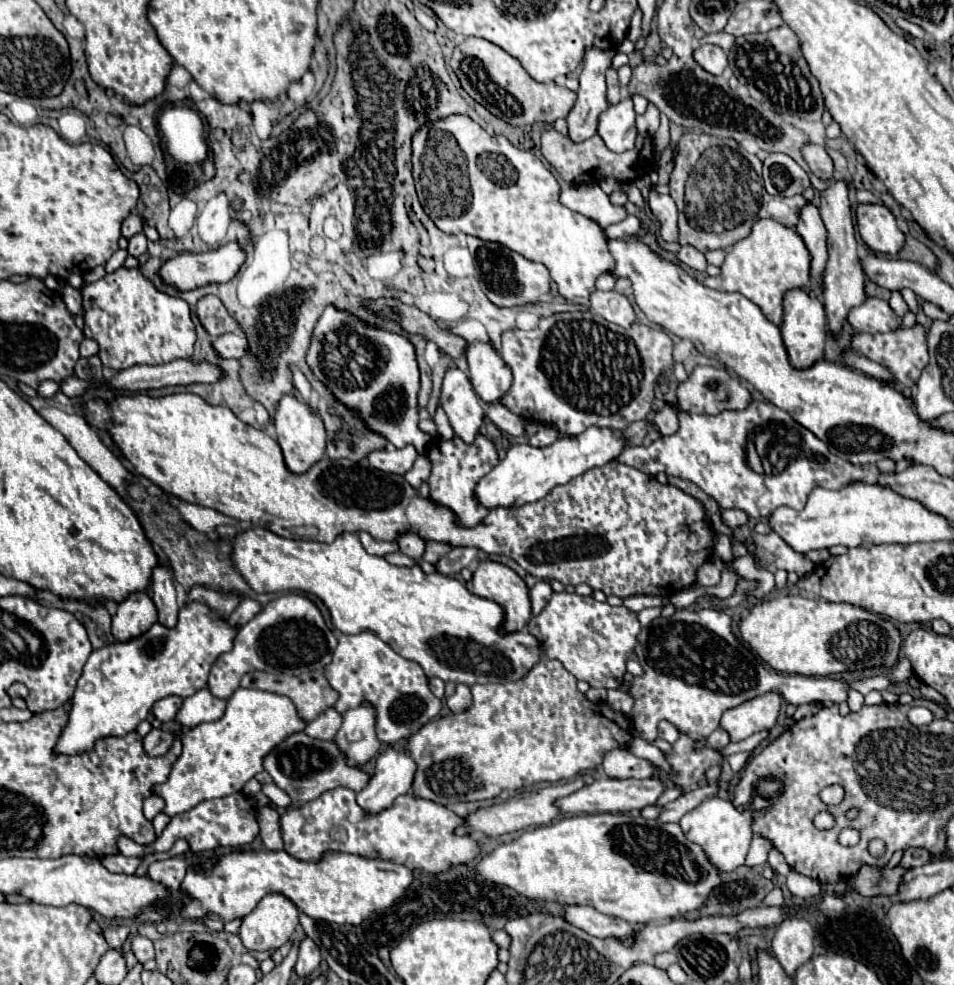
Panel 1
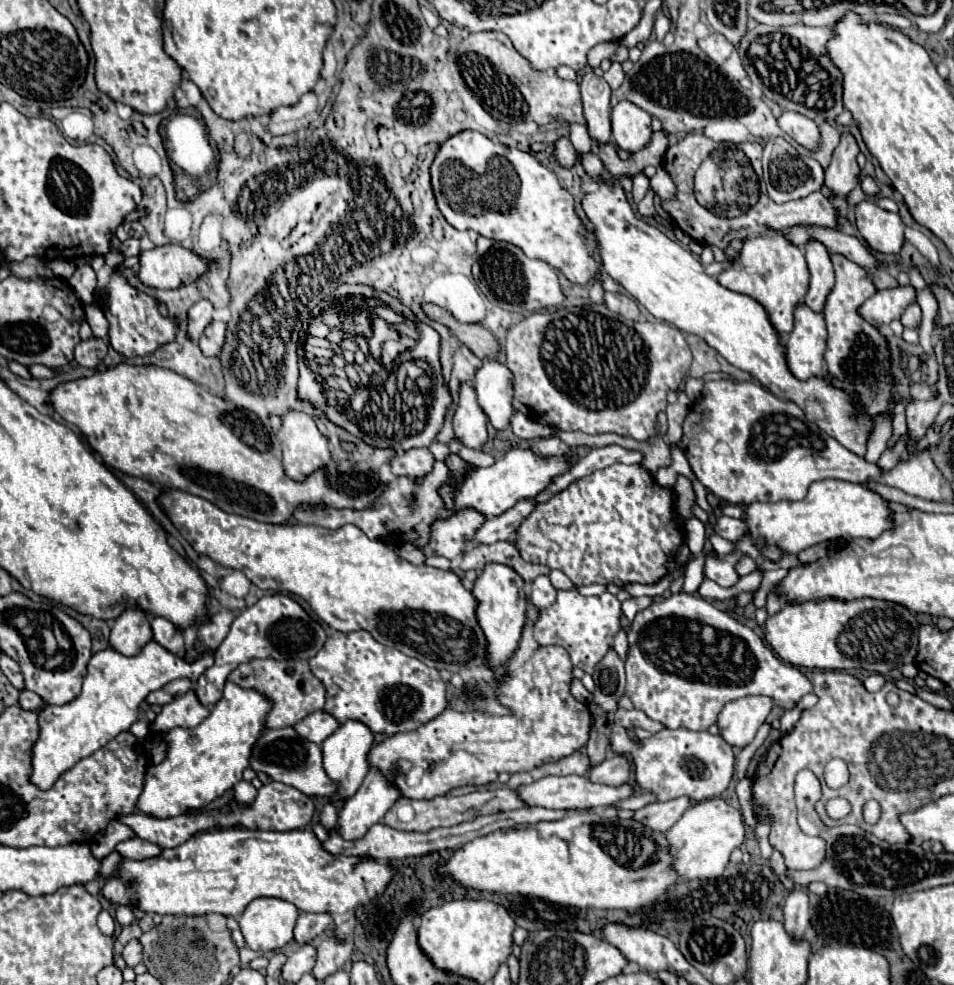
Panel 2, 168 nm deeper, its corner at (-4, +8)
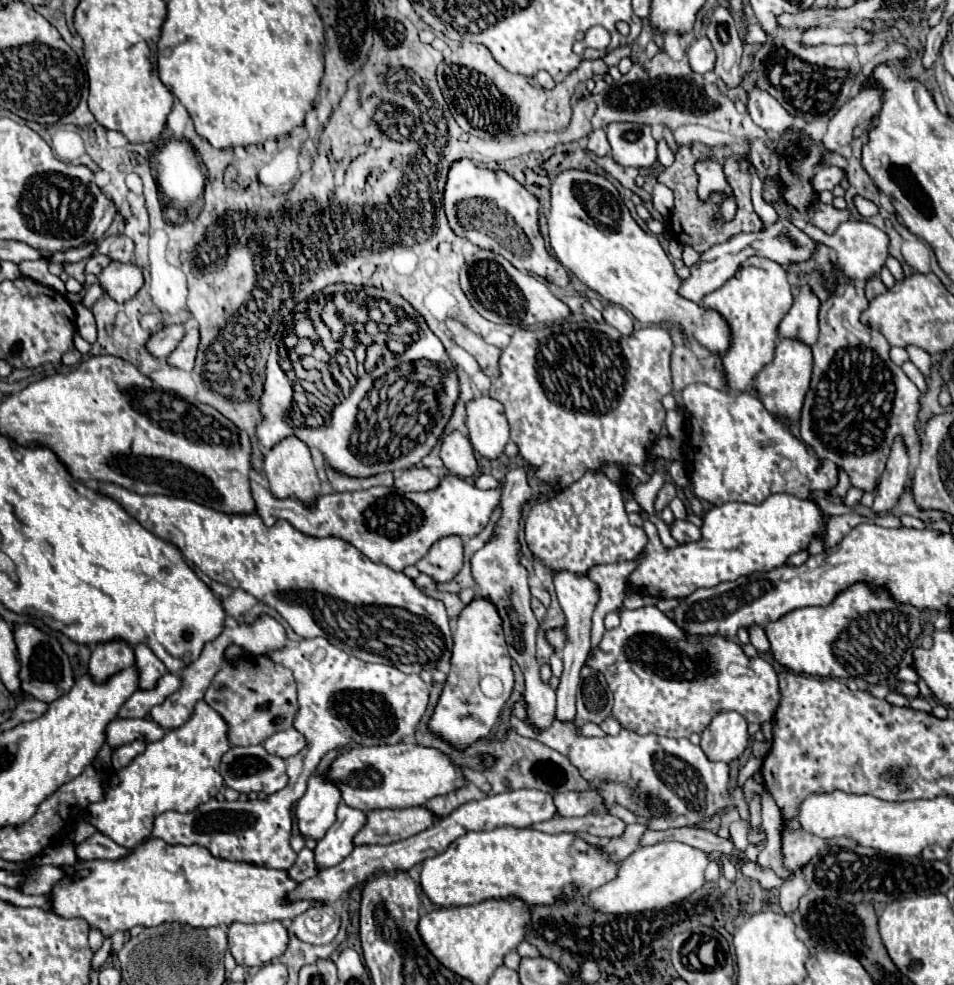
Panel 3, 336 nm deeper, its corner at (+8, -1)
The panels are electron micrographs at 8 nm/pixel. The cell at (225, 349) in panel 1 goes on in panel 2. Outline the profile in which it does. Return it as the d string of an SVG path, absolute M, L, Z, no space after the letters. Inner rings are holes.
M212 321L204 335L198 339L198 345L206 357L216 357L220 353L220 347L224 343L224 333L226 333L226 323L222 321Z

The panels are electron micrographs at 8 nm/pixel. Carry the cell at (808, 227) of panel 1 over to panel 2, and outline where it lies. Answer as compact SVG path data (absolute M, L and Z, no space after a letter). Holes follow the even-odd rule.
M810 241L804 247L804 253L806 253L808 269L810 269L810 289L806 293L804 303L812 311L822 313L822 309L826 305L826 297L832 291L832 285L834 285L832 261L830 261L830 255L824 249L824 245L820 245L818 241Z

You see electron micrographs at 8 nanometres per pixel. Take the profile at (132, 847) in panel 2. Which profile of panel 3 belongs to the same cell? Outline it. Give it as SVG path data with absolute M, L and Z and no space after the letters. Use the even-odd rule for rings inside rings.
M92 834L84 844L76 846L76 856L84 858L84 860L92 860L92 858L124 858L124 854L128 854L126 846L116 846L116 842L112 842L112 838L108 838L106 834Z

